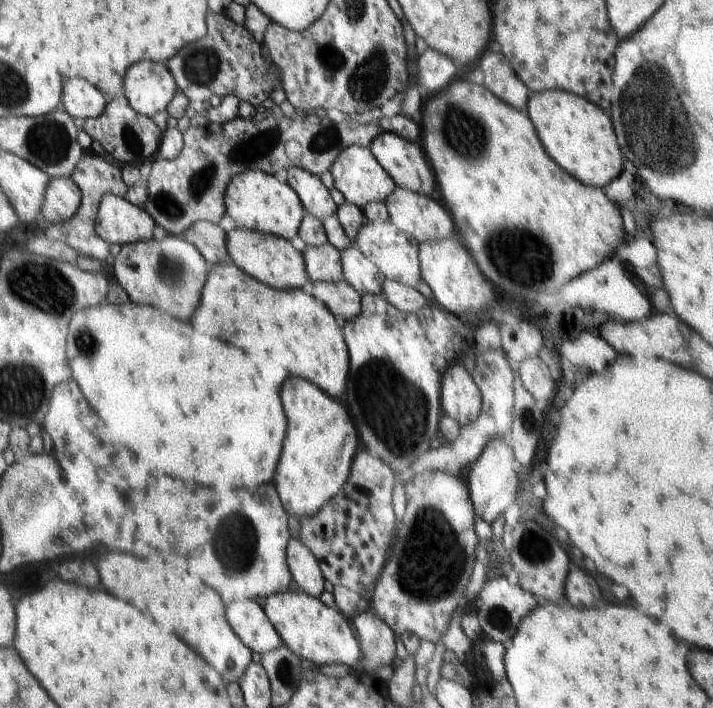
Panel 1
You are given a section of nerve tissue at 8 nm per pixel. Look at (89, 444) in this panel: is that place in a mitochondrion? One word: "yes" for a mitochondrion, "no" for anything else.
no

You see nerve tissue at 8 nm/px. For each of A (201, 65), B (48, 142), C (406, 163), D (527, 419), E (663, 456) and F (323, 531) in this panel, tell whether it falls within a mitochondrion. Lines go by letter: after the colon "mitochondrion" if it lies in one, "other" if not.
A: mitochondrion
B: mitochondrion
C: other
D: mitochondrion
E: other
F: other

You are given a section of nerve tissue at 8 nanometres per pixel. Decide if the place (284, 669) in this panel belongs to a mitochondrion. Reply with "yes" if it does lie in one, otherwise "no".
yes

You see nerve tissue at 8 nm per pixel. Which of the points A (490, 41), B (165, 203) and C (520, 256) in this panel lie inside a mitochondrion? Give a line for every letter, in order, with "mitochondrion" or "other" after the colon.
A: other
B: mitochondrion
C: mitochondrion

